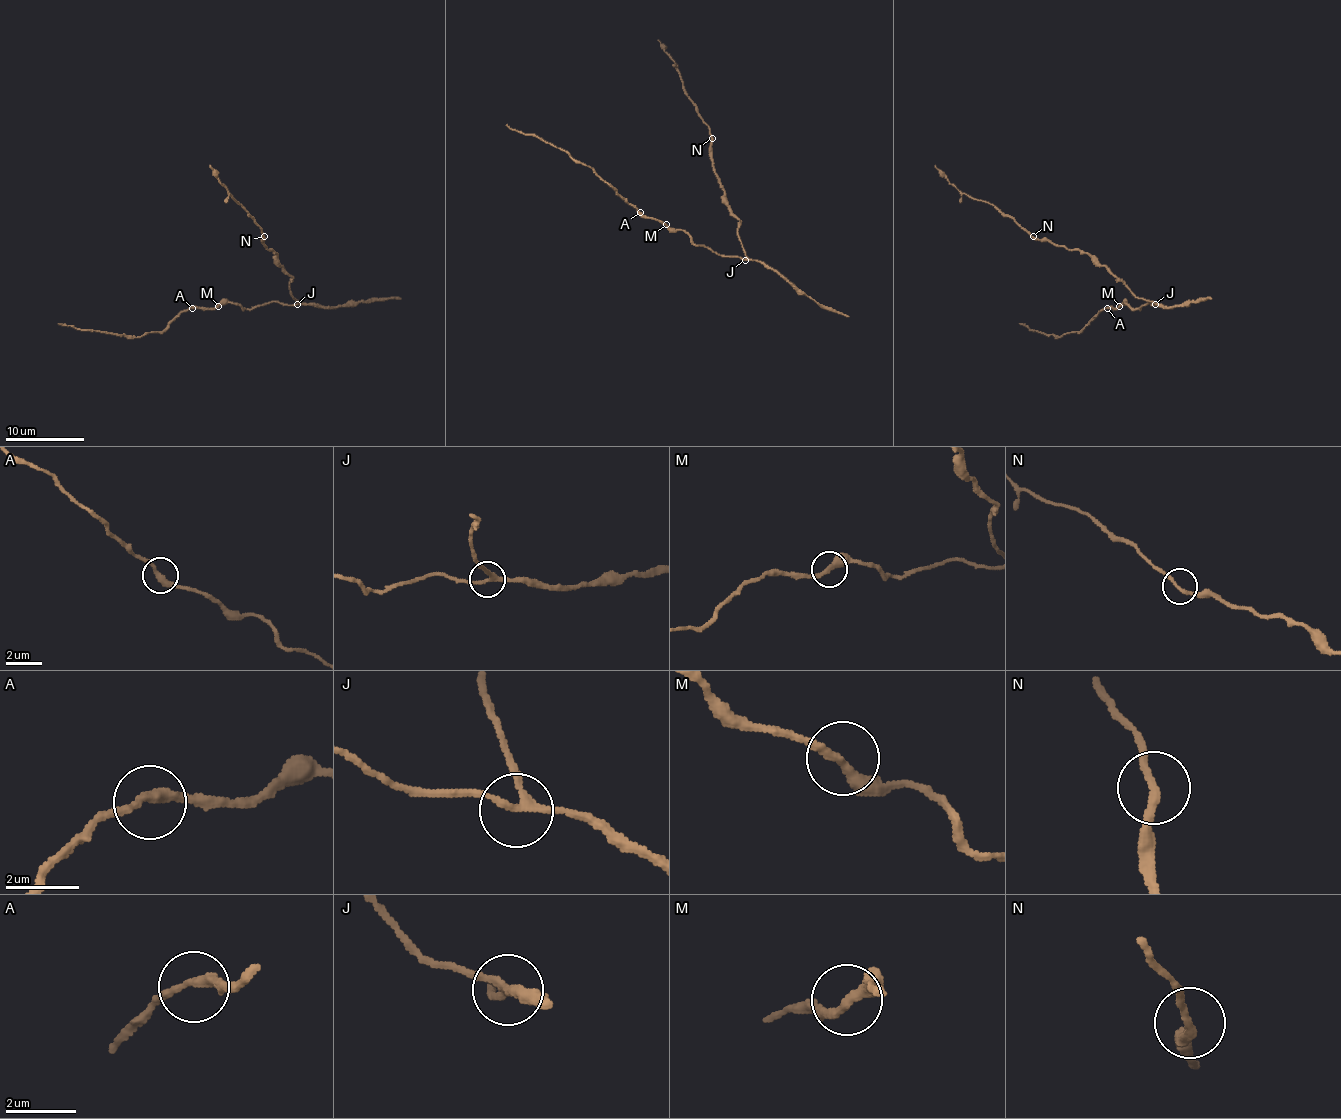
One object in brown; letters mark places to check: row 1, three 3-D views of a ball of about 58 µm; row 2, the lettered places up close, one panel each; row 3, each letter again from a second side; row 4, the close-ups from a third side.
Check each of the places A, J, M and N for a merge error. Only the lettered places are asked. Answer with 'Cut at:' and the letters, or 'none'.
Cut at: none

